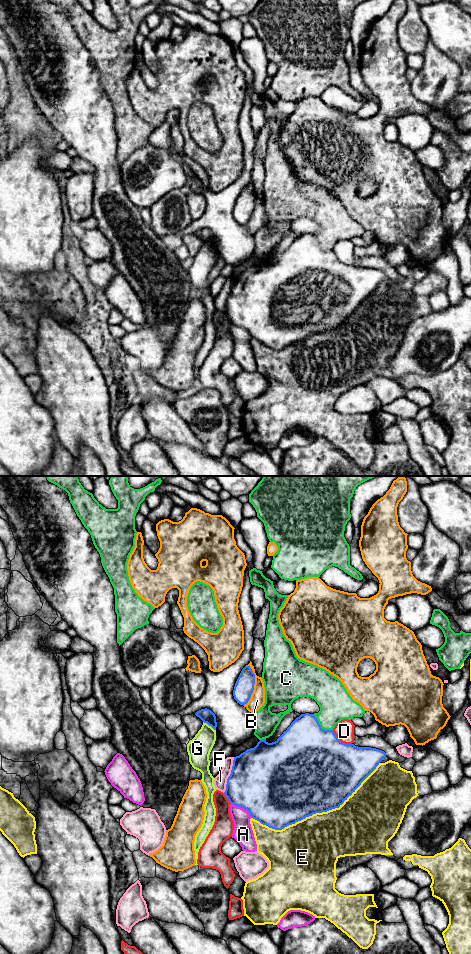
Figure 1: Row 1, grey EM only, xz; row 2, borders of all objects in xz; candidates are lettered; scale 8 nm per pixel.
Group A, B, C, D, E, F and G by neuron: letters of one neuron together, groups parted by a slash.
A / B / C / D / E / F / G

